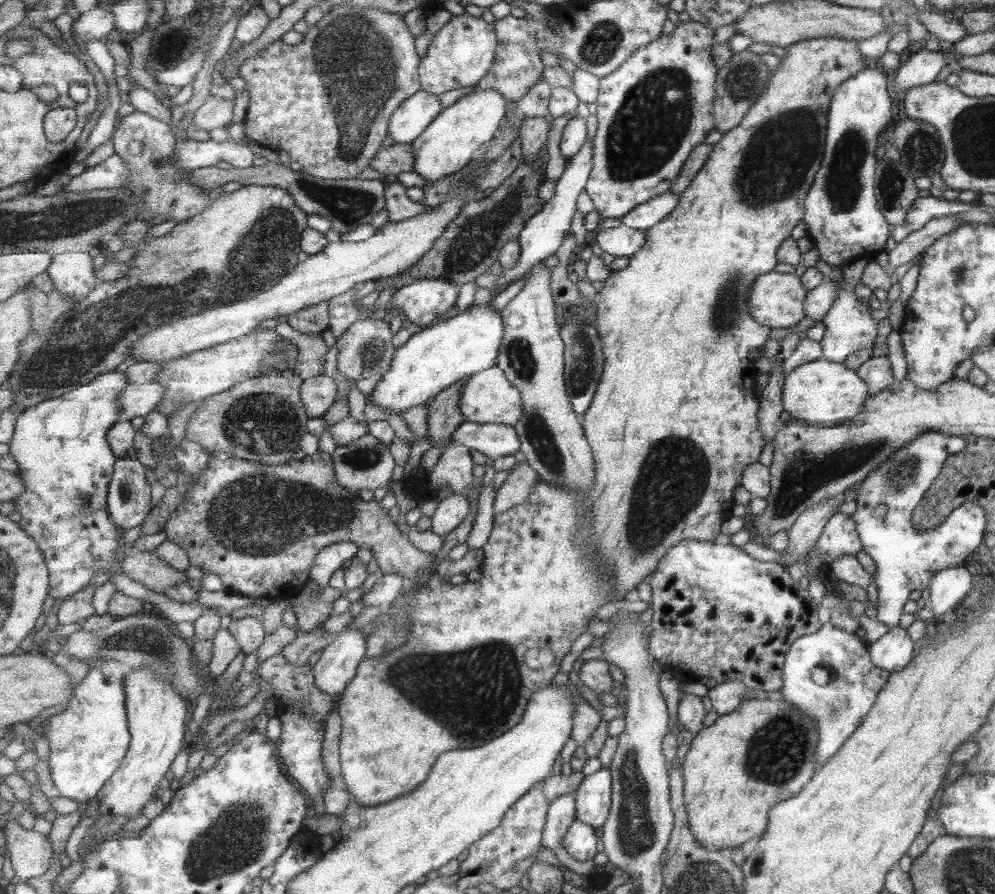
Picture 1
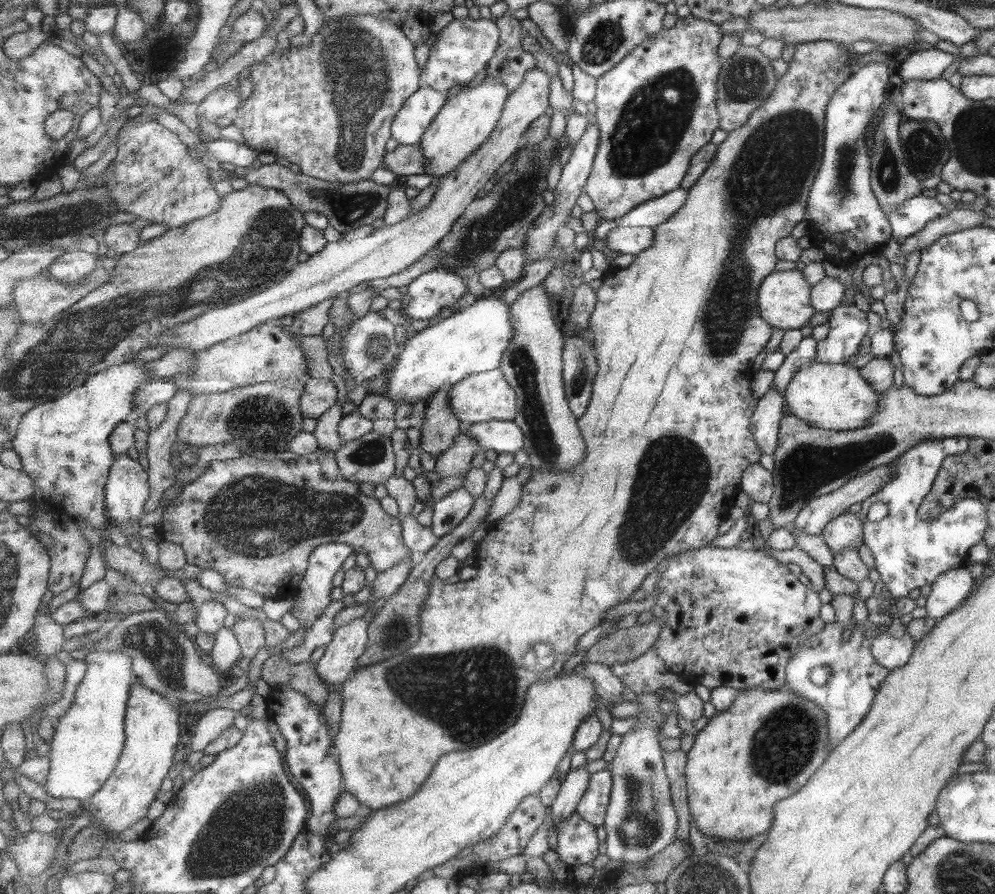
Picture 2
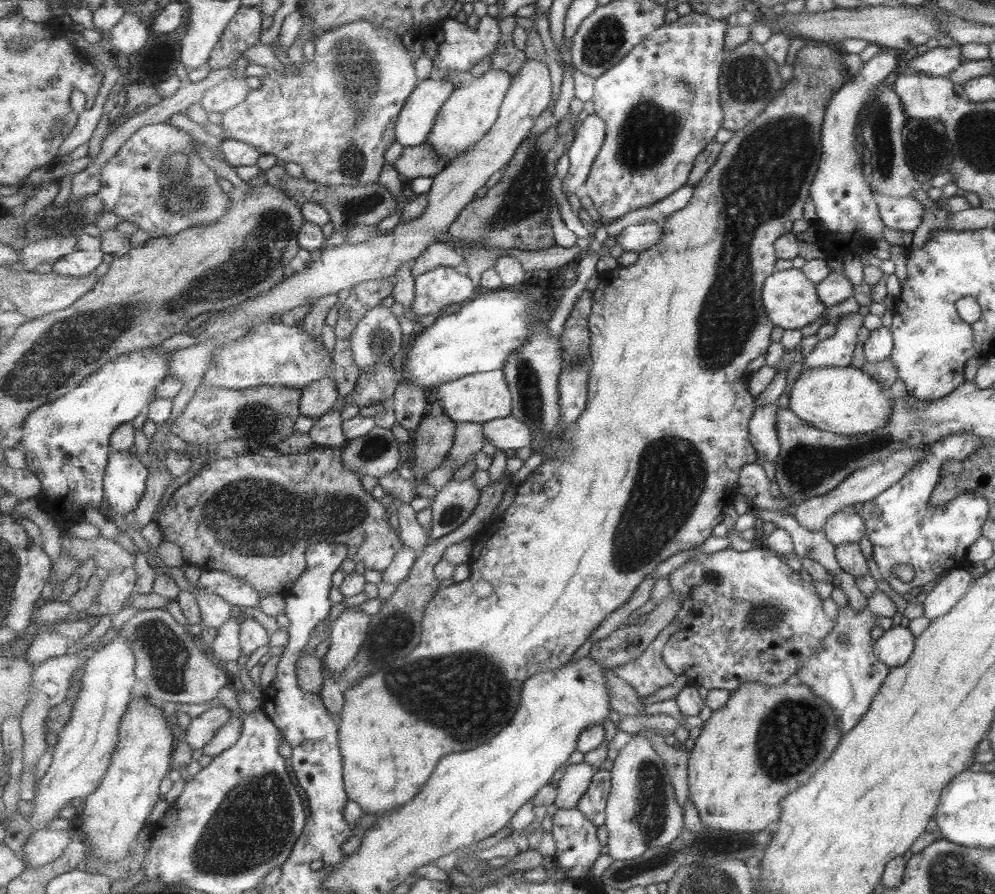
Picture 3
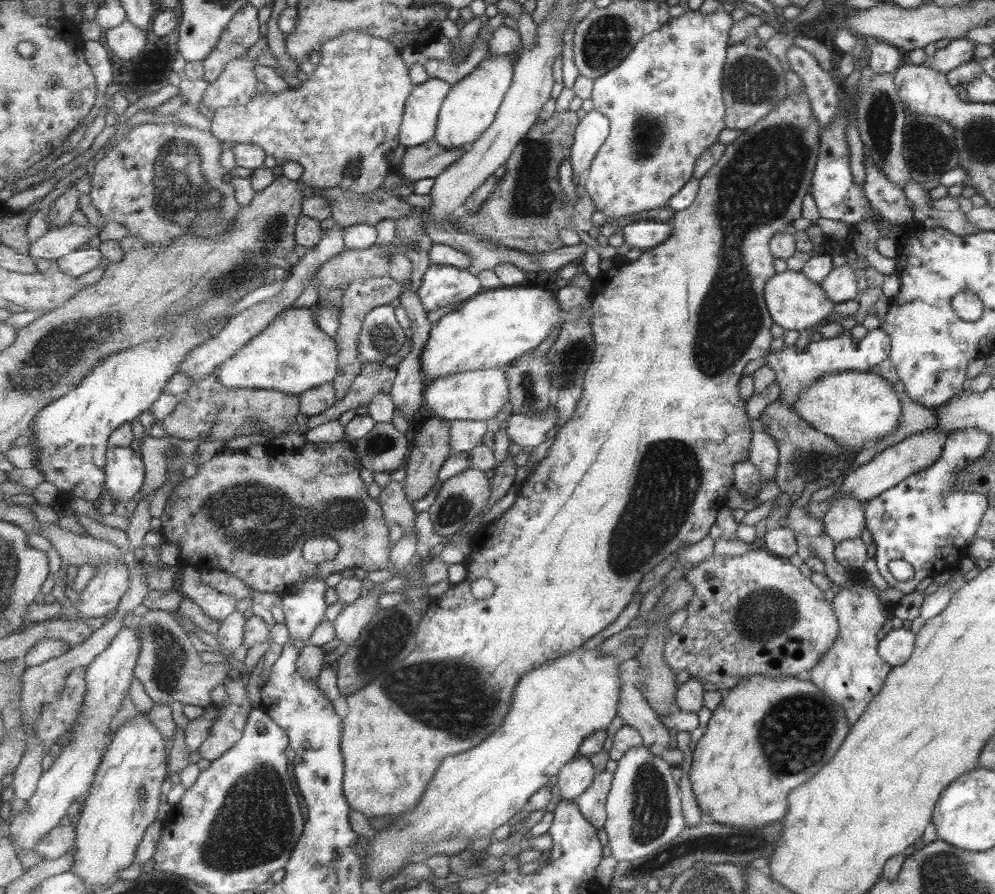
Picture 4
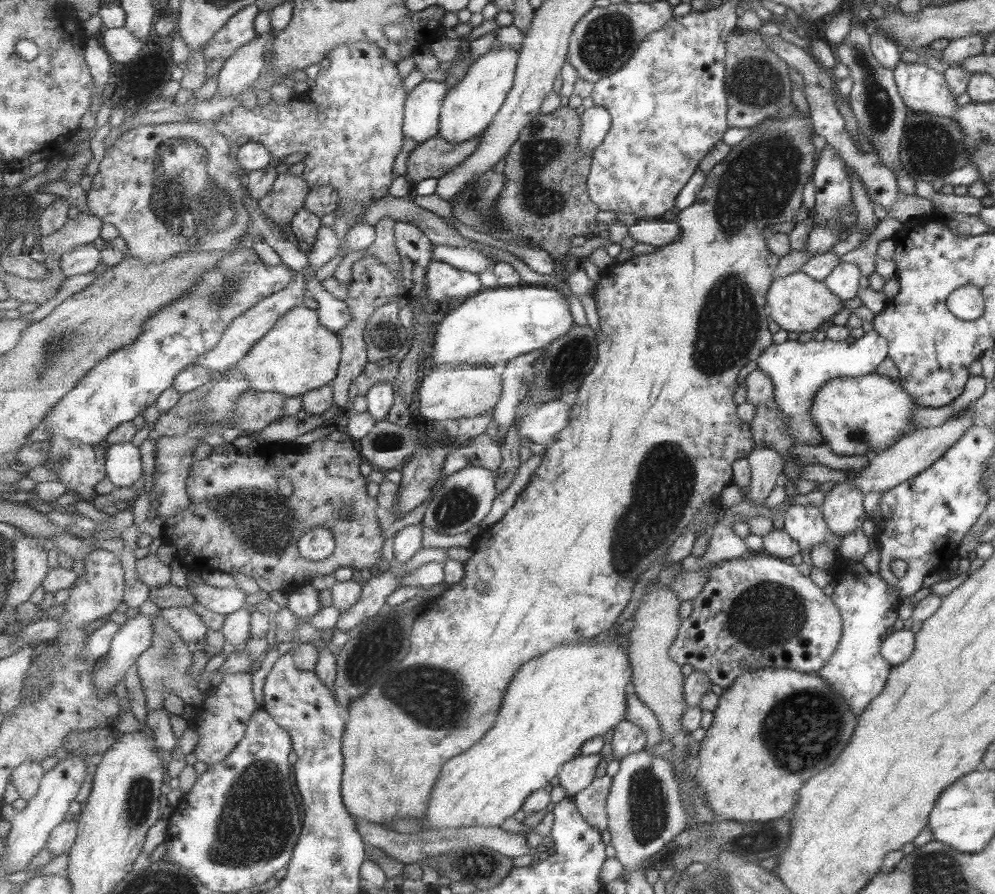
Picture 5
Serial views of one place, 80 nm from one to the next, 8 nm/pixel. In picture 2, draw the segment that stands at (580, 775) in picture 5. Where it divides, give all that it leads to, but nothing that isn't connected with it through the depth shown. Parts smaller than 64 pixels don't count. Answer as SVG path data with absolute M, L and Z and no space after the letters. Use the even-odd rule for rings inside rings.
M585 767L568 772L566 778L562 778L561 793L557 796L555 803L551 807L552 828L566 818L571 818L578 811L579 804L583 796L587 793L587 787L591 776Z

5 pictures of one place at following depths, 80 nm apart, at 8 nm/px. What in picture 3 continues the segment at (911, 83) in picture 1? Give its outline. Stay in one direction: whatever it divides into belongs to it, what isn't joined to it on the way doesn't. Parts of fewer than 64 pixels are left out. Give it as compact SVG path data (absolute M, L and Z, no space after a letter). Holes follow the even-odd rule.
M950 45L949 48L935 47L927 50L921 56L915 56L907 63L906 70L922 72L929 76L948 76L955 67L959 66L961 60L960 45Z

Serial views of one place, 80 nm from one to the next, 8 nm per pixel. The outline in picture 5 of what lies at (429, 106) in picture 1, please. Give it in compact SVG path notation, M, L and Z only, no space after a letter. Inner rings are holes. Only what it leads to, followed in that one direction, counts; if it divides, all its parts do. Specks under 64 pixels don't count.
M424 80L406 100L404 135L420 145L439 136L444 100L448 95L445 82Z

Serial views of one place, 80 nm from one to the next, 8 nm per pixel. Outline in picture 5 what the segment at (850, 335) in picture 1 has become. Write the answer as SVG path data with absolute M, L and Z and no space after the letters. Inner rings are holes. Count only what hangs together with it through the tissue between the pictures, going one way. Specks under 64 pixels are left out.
M871 330L855 339L853 343L847 343L845 339L838 341L811 339L805 343L786 340L777 345L771 344L762 352L759 360L755 361L757 368L767 373L774 383L774 402L782 412L782 419L788 426L788 433L795 440L795 444L817 446L825 443L809 413L810 404L814 403L817 390L831 379L873 373L875 367L887 358L887 351L887 341Z

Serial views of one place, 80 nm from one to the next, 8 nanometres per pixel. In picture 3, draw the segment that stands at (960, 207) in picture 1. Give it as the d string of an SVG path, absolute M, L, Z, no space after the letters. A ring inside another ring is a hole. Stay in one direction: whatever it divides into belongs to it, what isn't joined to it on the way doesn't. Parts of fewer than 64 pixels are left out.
M874 190L872 192L878 203L882 221L887 228L901 230L901 232L913 232L921 224L923 208L914 197L891 198L877 194Z

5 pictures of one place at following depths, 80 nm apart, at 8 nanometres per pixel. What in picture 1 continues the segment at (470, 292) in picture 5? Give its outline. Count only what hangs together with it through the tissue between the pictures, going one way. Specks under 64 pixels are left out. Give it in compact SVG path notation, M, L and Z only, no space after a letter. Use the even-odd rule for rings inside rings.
M421 279L398 289L392 305L423 331L436 324L438 316L455 306L459 289L451 281Z

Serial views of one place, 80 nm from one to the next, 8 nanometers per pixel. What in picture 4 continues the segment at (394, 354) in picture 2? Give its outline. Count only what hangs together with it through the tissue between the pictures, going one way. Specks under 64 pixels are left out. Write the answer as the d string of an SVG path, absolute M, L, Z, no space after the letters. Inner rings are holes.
M389 305L372 310L361 330L358 349L362 364L376 363L397 354L407 340L405 330L395 318L395 308Z

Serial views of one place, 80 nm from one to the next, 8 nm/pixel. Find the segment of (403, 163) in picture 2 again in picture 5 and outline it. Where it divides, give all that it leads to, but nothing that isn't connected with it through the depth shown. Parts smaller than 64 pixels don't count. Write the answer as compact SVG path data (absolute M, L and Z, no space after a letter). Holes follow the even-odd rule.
M437 136L418 145L407 158L407 173L415 182L445 176L474 154L480 137L457 143Z

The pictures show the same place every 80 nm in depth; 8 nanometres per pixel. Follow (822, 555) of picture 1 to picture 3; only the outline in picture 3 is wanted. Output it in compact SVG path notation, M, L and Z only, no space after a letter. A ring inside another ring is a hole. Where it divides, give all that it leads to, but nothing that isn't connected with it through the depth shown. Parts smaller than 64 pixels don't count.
M846 506L825 521L822 531L834 547L845 542L855 544L866 534L866 523L852 506Z

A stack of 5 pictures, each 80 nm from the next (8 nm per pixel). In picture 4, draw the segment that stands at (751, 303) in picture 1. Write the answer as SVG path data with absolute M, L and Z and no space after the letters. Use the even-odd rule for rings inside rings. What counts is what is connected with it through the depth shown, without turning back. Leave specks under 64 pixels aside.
M801 272L775 273L775 276L767 280L766 306L770 310L771 320L784 331L795 330L797 332L811 328L823 318L833 314L833 302L827 299L820 284L808 280Z

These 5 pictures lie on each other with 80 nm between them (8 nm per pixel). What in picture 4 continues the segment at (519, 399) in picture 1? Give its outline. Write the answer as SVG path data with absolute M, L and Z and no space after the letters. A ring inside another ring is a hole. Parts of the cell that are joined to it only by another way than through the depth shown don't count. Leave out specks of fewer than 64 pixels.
M491 368L442 376L428 381L424 390L424 405L431 411L432 416L441 417L447 422L495 419L510 404L509 400L510 382L504 369Z

